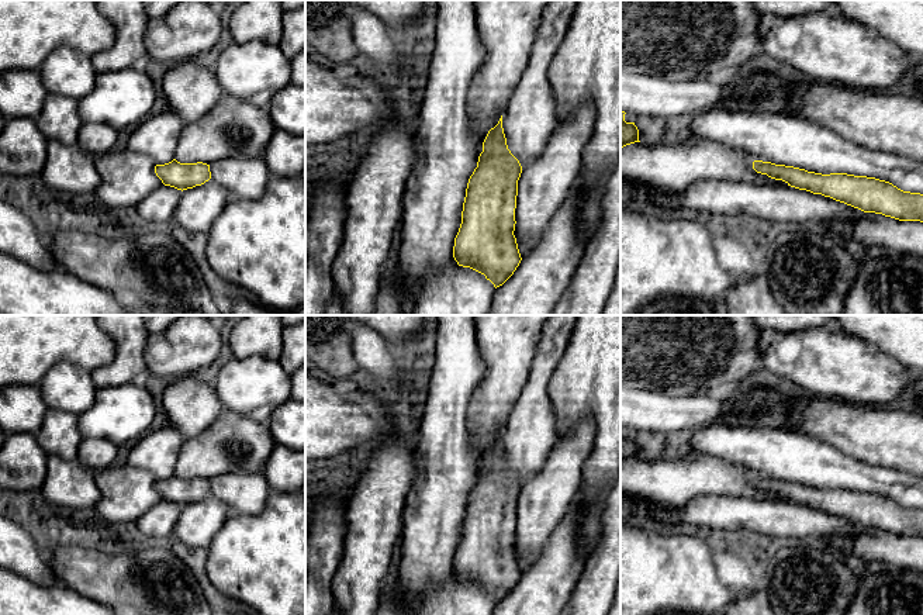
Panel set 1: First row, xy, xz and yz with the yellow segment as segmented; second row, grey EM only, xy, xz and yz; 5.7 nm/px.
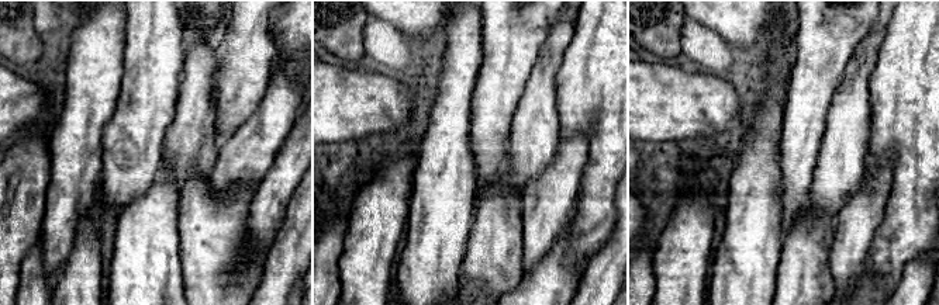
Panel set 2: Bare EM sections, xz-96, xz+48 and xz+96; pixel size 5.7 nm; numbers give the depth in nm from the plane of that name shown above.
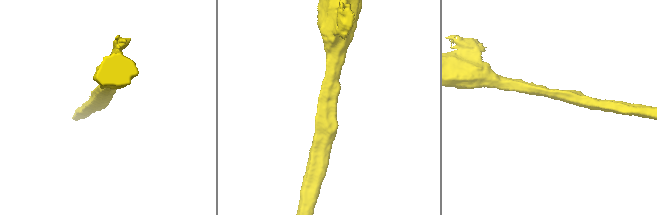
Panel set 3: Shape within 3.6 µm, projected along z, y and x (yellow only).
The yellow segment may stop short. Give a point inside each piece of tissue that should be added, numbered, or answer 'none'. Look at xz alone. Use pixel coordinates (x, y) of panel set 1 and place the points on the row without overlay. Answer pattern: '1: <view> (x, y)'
none

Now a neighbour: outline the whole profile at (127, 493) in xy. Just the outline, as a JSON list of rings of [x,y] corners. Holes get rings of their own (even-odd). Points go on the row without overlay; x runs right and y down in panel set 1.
[[[128,463],[106,467],[96,473],[100,500],[94,508],[106,521],[135,524],[163,500],[155,481],[151,471]]]

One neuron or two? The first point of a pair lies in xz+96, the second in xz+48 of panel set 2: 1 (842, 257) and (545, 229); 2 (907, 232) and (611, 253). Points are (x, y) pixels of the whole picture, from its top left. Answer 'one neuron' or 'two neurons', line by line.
1: one neuron
2: two neurons

